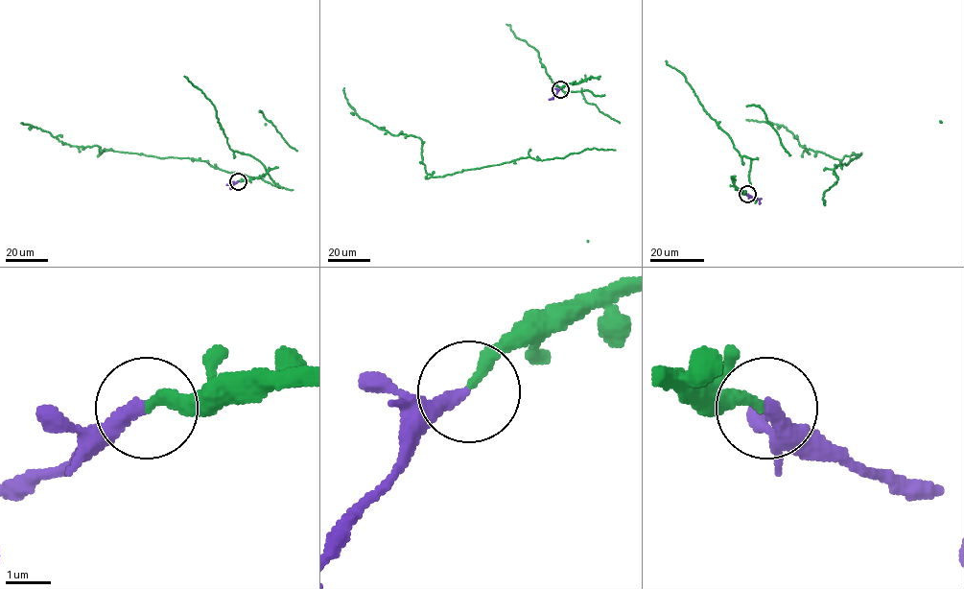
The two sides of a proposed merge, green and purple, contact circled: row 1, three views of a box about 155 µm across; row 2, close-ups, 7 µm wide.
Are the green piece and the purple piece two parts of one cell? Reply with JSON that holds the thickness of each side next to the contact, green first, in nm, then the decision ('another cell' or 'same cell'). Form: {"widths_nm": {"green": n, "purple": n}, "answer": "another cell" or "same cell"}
{"widths_nm": {"green": 280, "purple": 320}, "answer": "same cell"}

